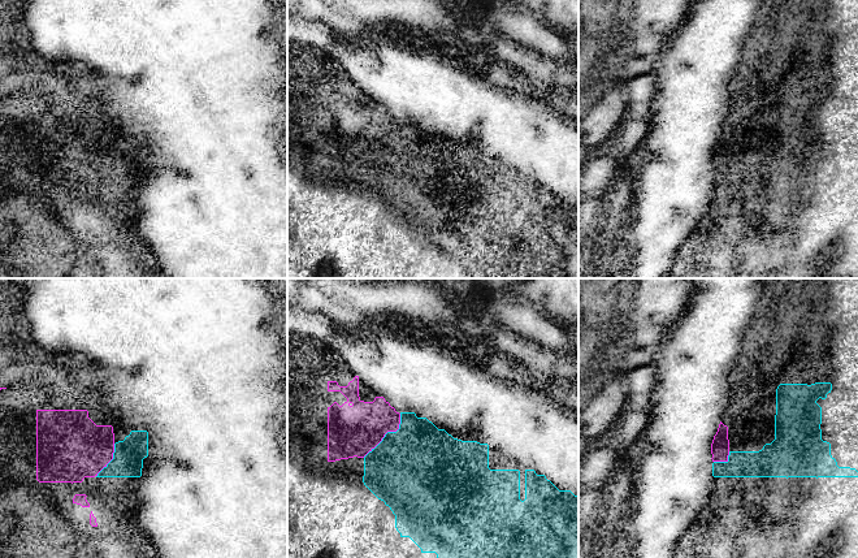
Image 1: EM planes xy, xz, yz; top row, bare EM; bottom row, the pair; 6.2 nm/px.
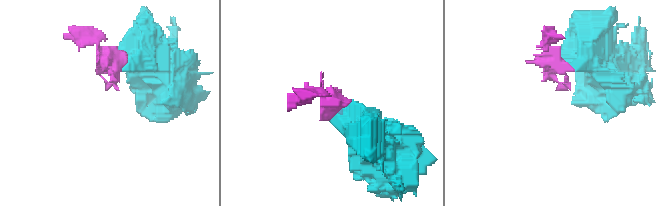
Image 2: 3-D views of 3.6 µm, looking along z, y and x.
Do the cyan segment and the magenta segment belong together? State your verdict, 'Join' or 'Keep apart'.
Join

